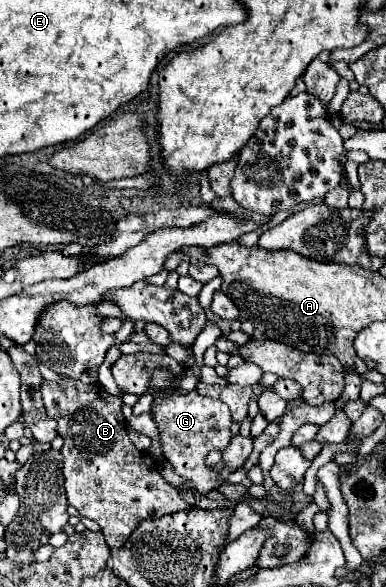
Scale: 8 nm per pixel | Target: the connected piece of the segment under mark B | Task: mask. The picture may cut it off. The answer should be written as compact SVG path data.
M62 376L62 382L48 382L44 380L40 386L46 412L50 418L57 422L57 432L64 438L62 456L64 456L64 468L62 474L66 478L66 498L68 504L78 510L80 516L86 516L100 524L102 534L106 538L106 544L110 550L118 550L128 540L128 534L136 530L138 522L144 522L148 518L162 518L166 514L174 514L180 510L192 508L184 502L178 488L170 486L160 470L154 458L148 452L138 452L138 448L130 442L126 420L122 416L122 398L112 396L106 392L106 388L96 380L92 384L84 384L76 378Z

